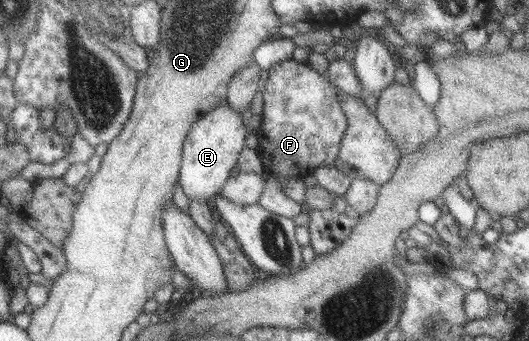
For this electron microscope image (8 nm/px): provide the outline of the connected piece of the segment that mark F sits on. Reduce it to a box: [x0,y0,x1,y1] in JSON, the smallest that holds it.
[255,59,347,191]

